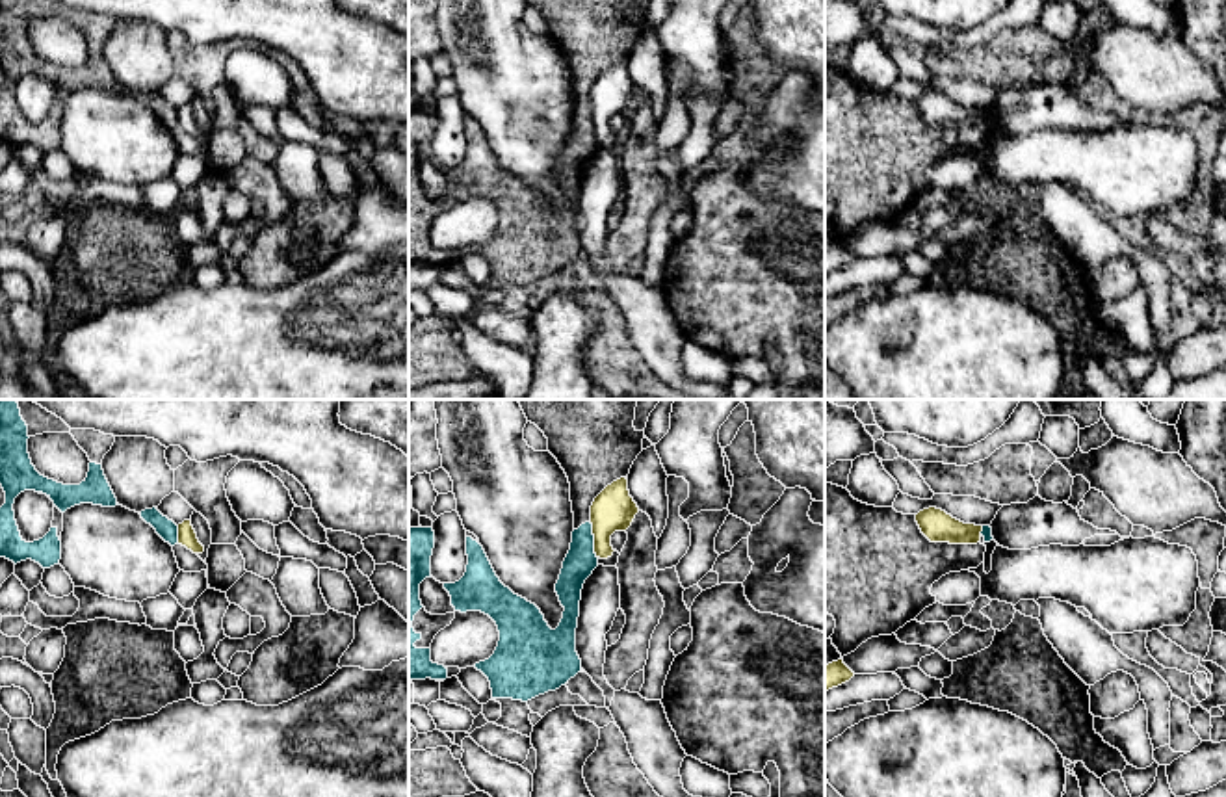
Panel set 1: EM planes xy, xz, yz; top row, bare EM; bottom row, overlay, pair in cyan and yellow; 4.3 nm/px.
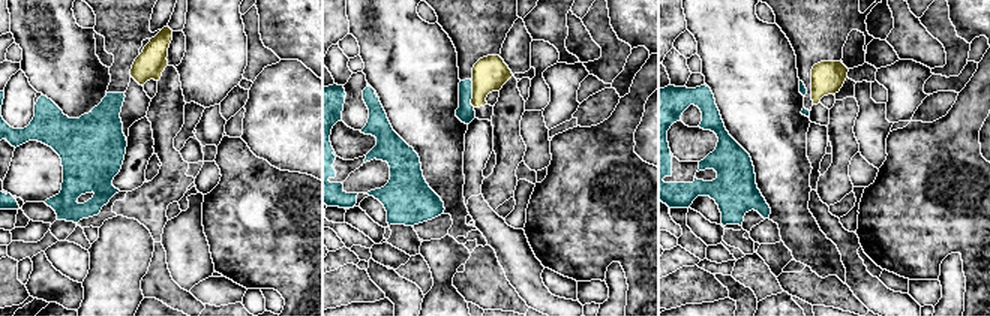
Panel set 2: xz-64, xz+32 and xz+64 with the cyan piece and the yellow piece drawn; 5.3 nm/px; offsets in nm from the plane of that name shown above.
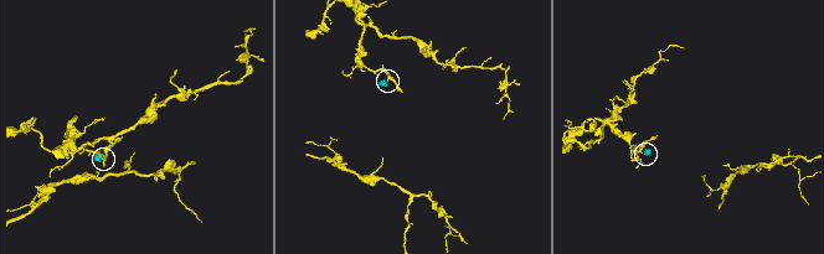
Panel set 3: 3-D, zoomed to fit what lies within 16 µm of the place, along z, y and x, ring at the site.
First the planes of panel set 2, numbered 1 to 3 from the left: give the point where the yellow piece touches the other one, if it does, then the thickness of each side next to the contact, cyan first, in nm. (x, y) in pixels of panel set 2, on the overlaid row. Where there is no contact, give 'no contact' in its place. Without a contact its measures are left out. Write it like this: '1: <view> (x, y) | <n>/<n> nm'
1: no contact
2: xz+32 (471, 95) | 100/190 nm
3: no contact

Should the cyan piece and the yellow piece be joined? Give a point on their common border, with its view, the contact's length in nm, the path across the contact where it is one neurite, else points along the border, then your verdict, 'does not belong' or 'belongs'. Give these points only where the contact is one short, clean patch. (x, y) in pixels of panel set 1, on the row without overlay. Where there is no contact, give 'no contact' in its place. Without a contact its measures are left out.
meets cyan in xz at (593, 125); contact 160 nm long; border along xz (589, 106), (597, 142); does not belong

